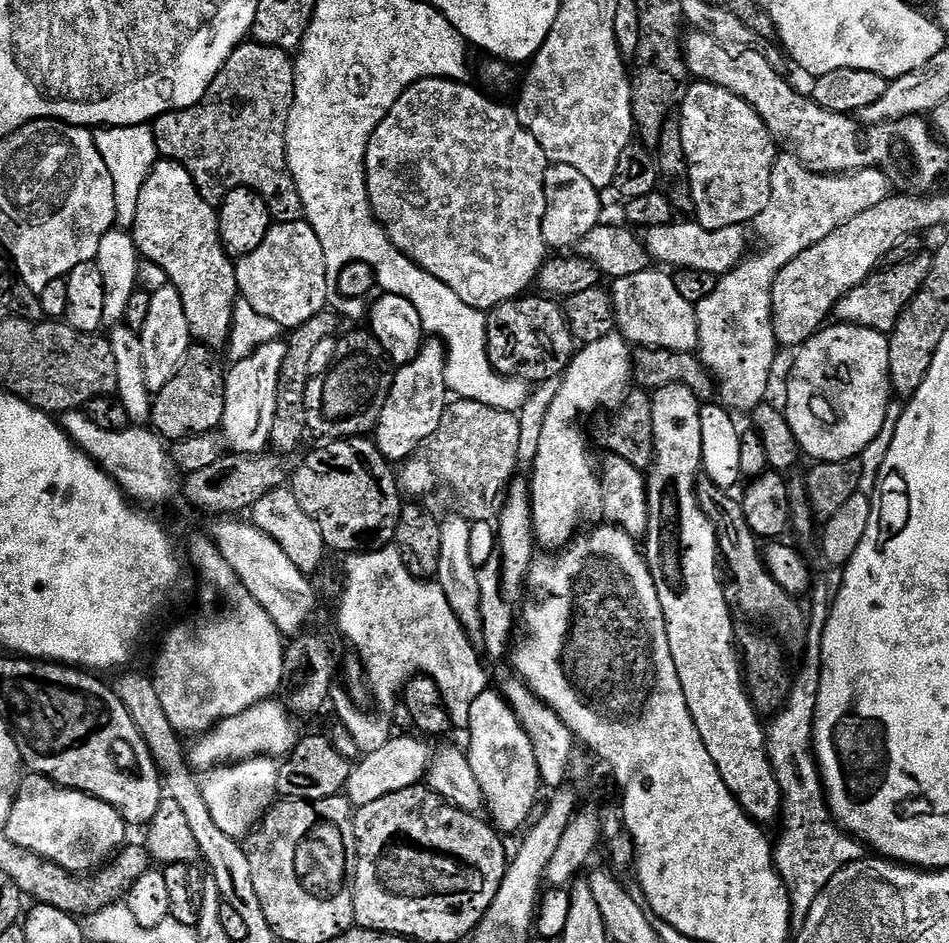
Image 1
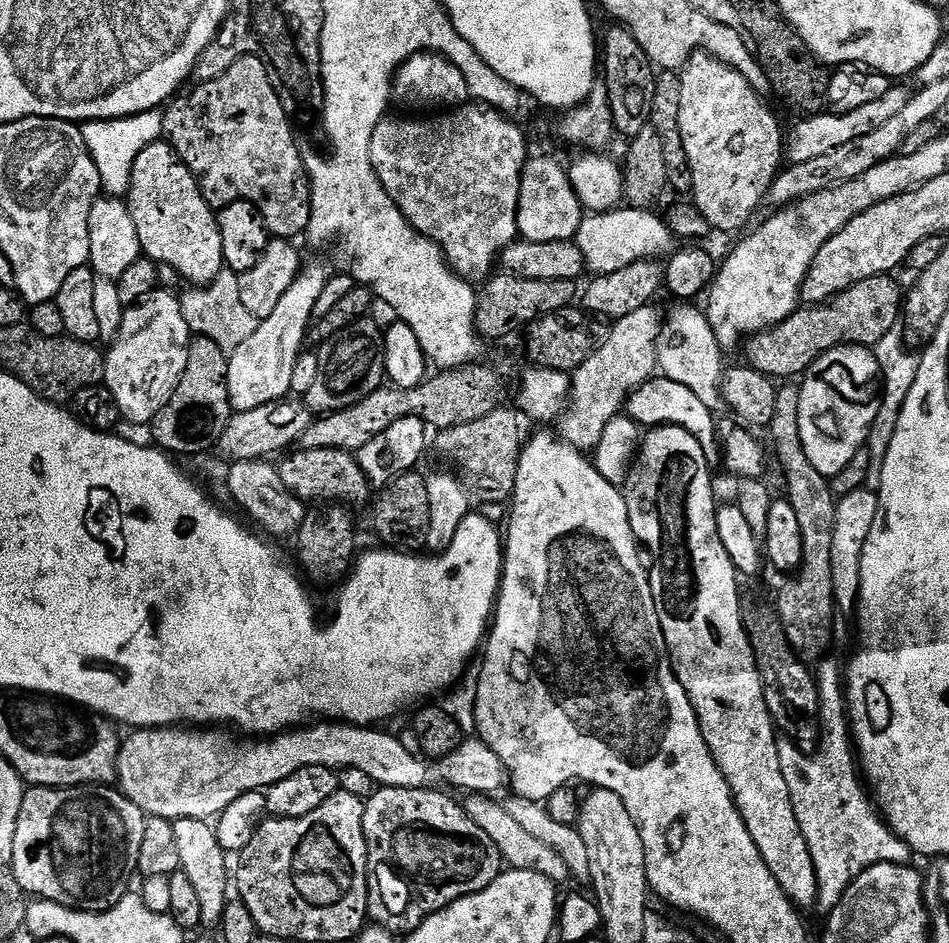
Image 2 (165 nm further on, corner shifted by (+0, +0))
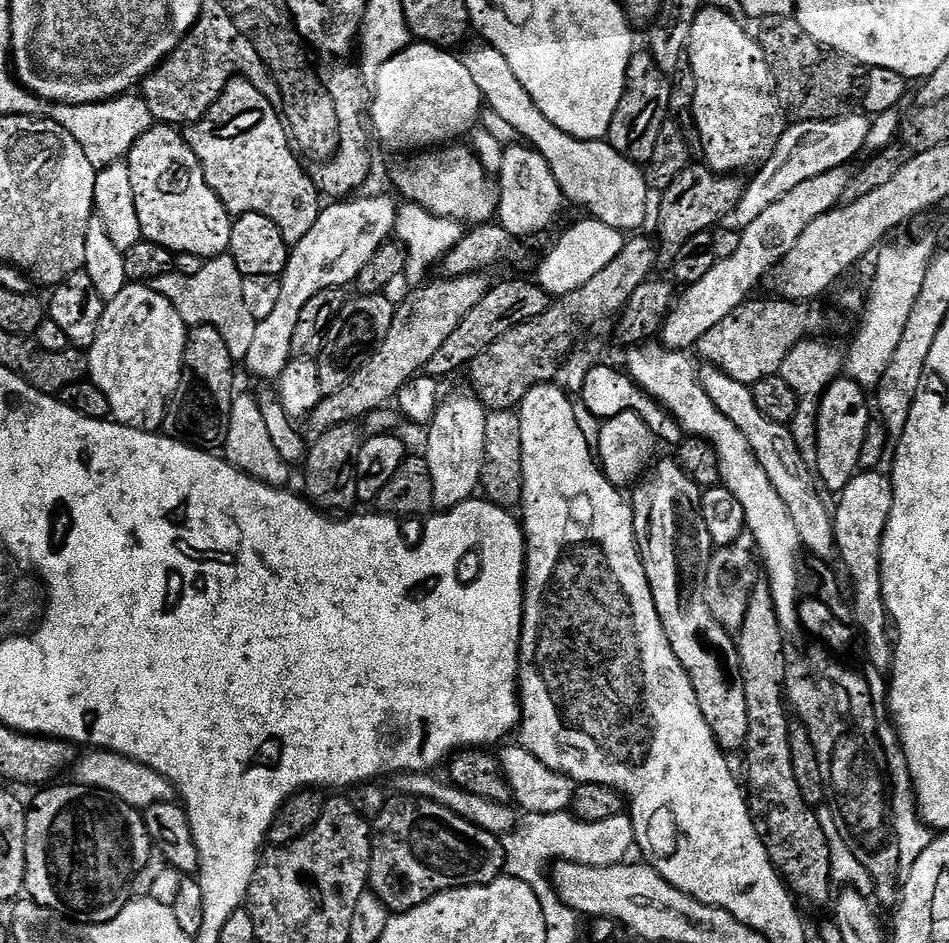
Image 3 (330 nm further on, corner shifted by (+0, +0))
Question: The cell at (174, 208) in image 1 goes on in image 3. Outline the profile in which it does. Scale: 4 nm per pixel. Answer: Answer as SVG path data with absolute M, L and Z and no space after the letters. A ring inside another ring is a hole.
M157 123L148 129L142 138L128 151L126 163L130 170L130 190L134 192L134 206L138 210L140 235L163 248L169 248L174 254L184 253L203 258L223 256L230 246L233 217L220 200L220 195L210 186L204 177L202 166L183 135L175 127Z

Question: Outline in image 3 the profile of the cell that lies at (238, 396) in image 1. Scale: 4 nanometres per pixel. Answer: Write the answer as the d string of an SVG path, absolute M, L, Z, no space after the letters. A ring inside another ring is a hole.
M391 195L365 196L359 198L344 198L339 202L332 202L329 206L321 207L318 222L310 229L310 234L302 238L288 253L288 265L284 267L279 277L280 293L278 302L273 312L264 320L259 321L255 337L251 342L250 352L246 354L243 363L248 366L260 380L279 381L281 374L286 370L288 361L293 359L292 343L294 342L294 330L298 327L298 314L302 314L302 306L327 288L344 288L351 285L359 276L359 271L366 266L375 256L375 252L384 244L389 243L390 237L396 230L396 213L398 211L397 201L391 200Z

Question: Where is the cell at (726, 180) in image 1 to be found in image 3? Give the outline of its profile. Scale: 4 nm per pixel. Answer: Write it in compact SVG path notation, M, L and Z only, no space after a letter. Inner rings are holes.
M704 6L698 18L694 18L688 39L686 58L696 79L690 116L696 119L696 132L700 135L700 148L704 151L703 163L717 174L740 174L743 168L755 169L765 164L774 154L786 127L786 113L776 99L770 66L759 39L755 35L752 37L748 30L745 25L734 22L730 14Z

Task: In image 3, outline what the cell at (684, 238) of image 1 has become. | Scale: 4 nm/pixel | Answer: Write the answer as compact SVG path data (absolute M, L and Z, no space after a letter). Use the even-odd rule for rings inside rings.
M585 218L572 225L543 260L536 282L552 298L559 298L590 282L595 275L621 253L626 243L625 233L610 228L602 221Z

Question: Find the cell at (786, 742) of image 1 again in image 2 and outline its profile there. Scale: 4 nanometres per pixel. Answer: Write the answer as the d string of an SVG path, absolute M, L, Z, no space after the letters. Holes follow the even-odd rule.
M824 658L815 669L816 689L820 699L820 747L809 754L798 750L794 742L787 738L777 739L778 758L782 762L782 778L790 786L790 802L794 802L794 814L802 834L806 834L806 846L810 846L810 858L814 858L814 870L818 874L819 907L824 910L835 908L836 903L846 894L857 878L870 866L879 864L908 864L914 853L901 836L888 827L887 820L870 799L854 755L854 732L850 727L850 717L846 707L846 680L842 675L842 664Z

